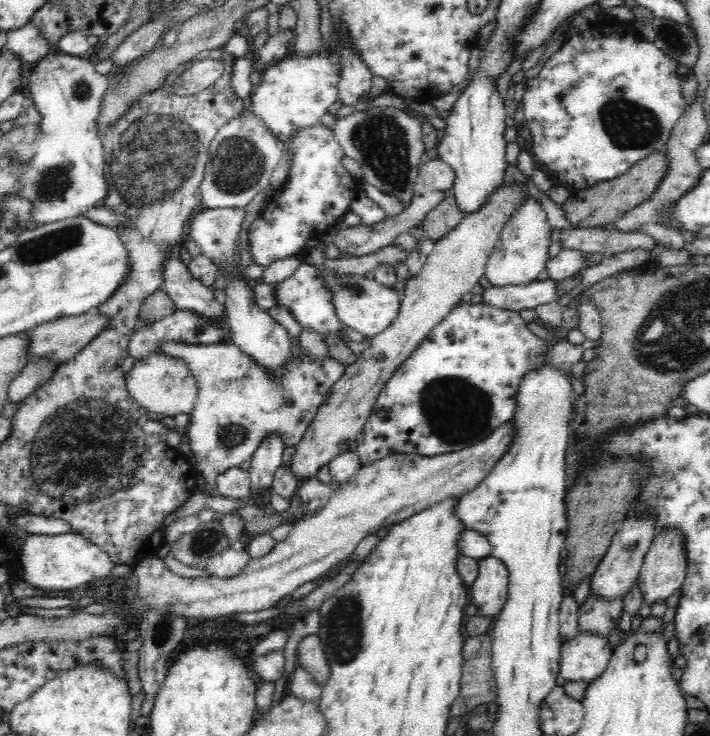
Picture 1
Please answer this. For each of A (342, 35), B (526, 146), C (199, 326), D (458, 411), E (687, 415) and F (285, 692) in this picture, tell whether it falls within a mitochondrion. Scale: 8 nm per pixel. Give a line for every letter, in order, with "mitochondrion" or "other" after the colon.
A: other
B: other
C: mitochondrion
D: mitochondrion
E: other
F: other

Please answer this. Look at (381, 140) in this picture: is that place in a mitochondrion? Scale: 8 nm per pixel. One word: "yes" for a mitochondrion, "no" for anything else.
yes

